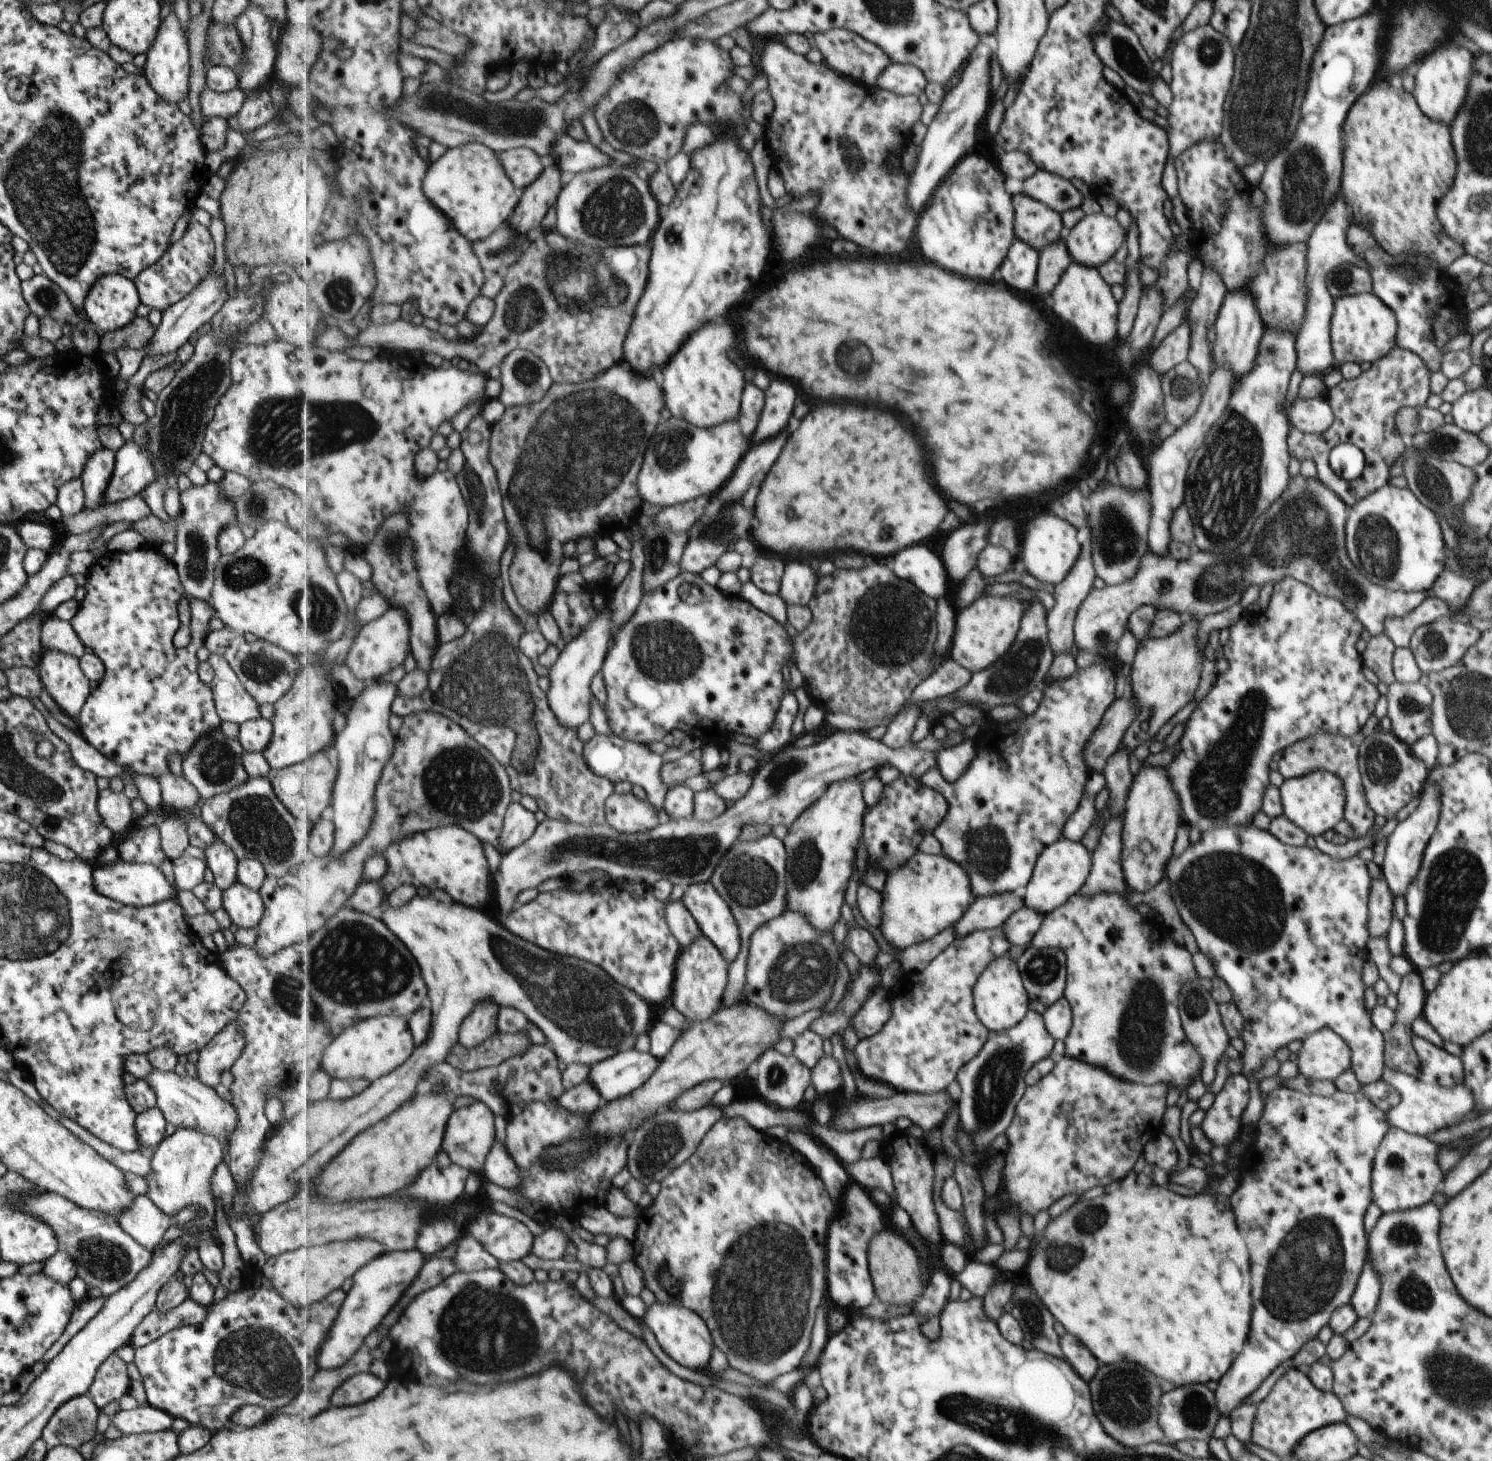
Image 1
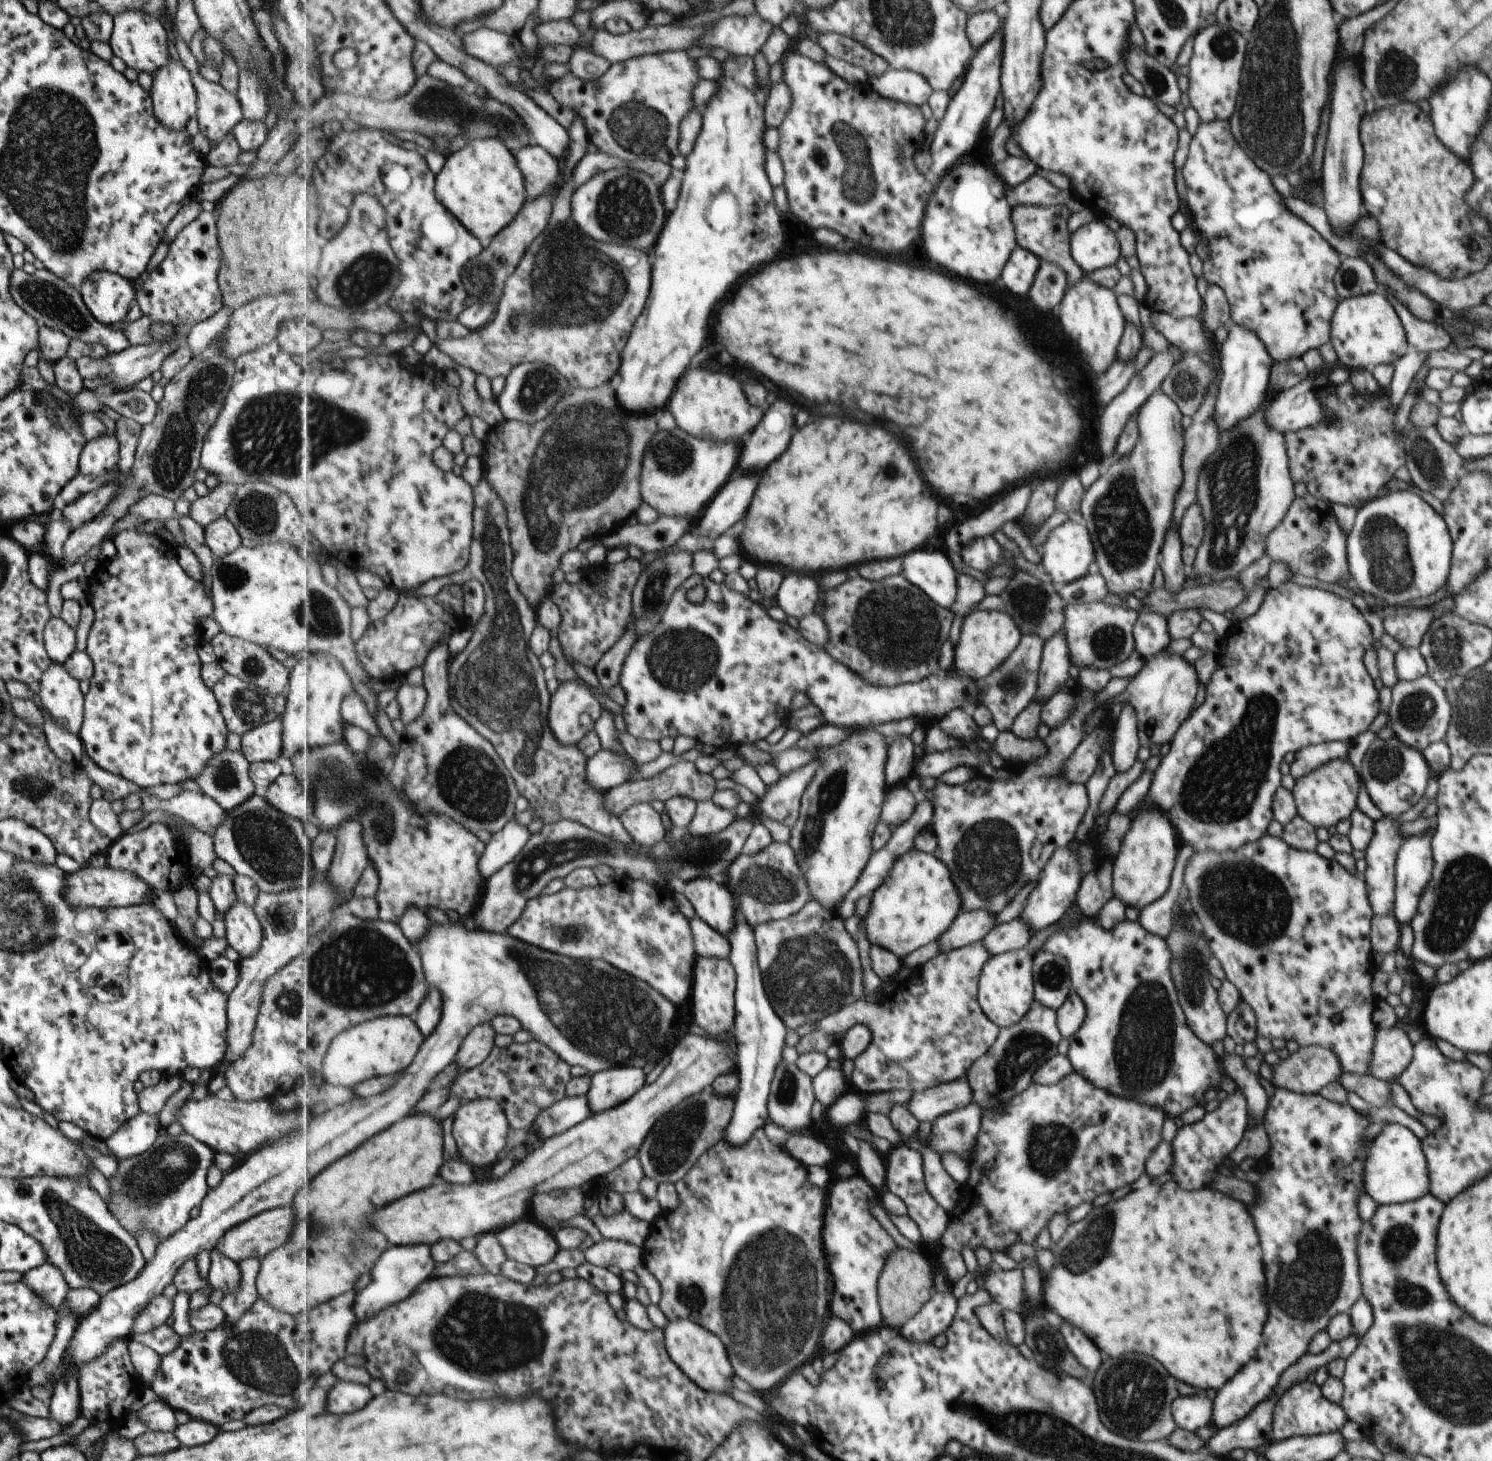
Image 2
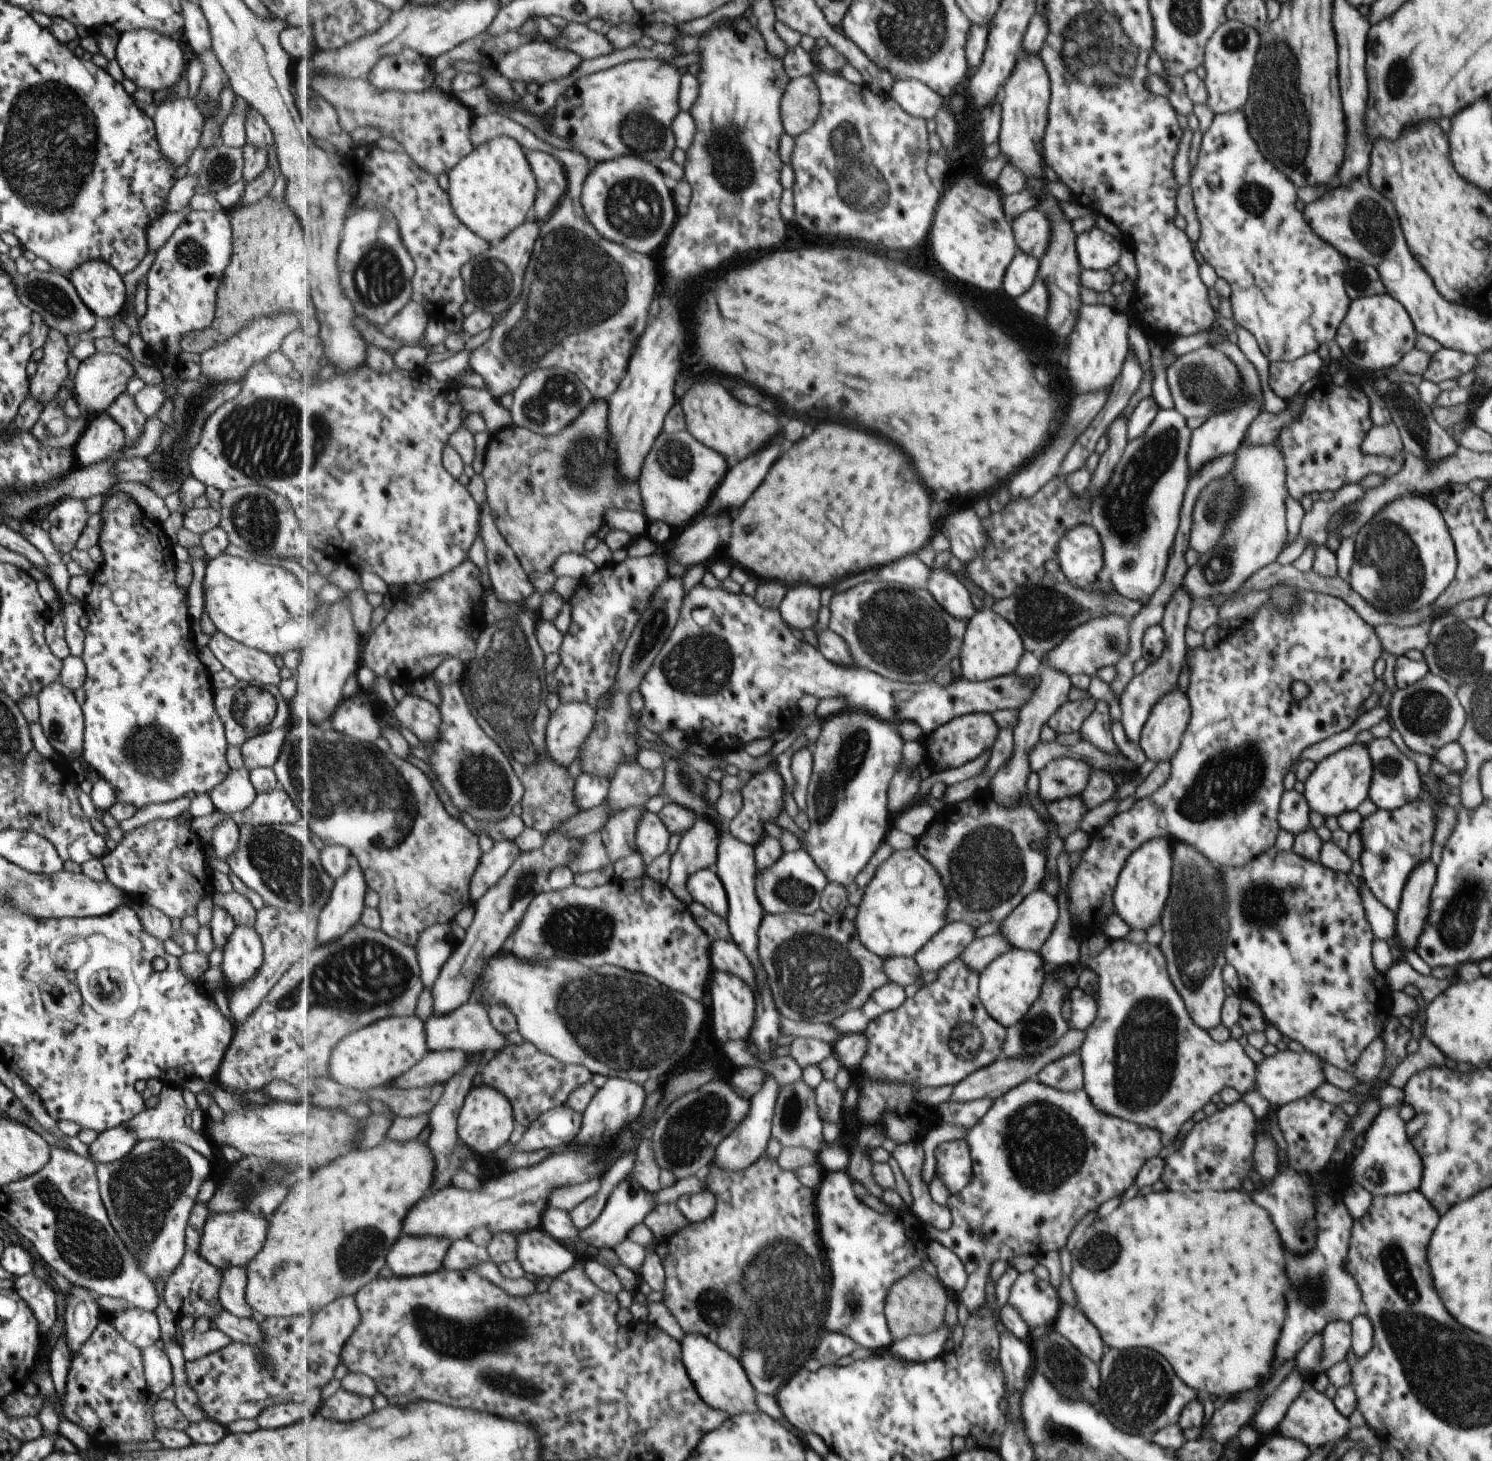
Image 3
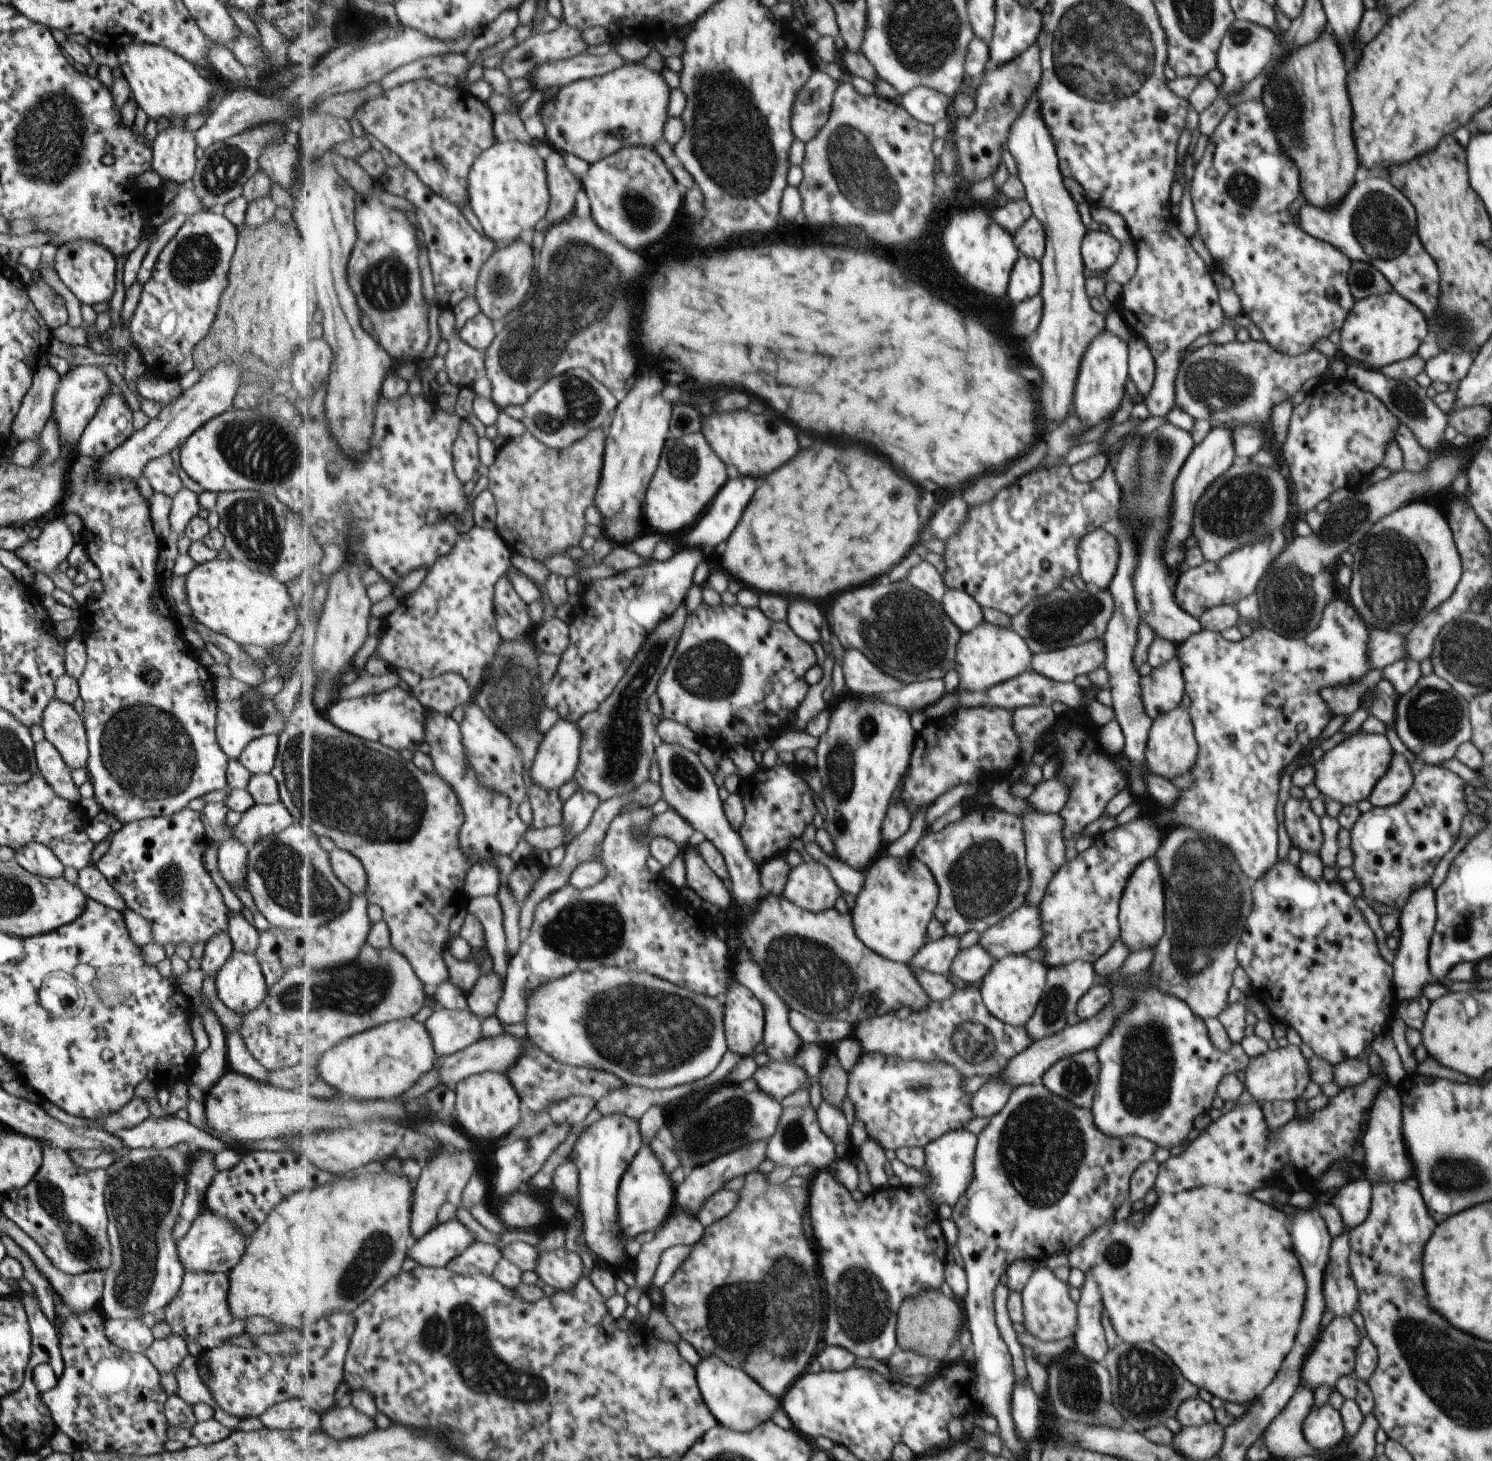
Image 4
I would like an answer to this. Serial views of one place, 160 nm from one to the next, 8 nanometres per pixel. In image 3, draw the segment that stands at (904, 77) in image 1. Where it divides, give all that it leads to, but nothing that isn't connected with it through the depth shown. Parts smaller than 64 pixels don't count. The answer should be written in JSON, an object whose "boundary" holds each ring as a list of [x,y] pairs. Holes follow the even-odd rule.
{"boundary":[[[917,79],[896,81],[891,95],[909,114],[914,117],[923,117],[927,120],[935,120],[944,104],[948,103],[948,100],[944,99],[938,92],[935,92],[930,86]]]}

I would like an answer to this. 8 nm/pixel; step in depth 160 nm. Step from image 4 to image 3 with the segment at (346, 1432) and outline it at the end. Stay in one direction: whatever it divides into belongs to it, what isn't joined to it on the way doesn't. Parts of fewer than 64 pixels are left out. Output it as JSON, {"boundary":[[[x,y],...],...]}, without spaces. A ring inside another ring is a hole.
{"boundary":[[[343,1388],[338,1390],[333,1398],[323,1401],[320,1408],[327,1420],[337,1420],[337,1422],[355,1422],[363,1416],[373,1414],[375,1410],[373,1400],[347,1392]]]}

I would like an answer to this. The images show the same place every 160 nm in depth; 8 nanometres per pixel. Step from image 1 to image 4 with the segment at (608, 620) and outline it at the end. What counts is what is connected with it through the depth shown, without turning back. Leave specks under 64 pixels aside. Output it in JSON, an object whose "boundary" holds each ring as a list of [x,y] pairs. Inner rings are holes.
{"boundary":[[[559,718],[540,742],[530,774],[532,780],[549,792],[559,791],[564,784],[572,781],[580,766],[582,739],[583,736],[578,723]]]}

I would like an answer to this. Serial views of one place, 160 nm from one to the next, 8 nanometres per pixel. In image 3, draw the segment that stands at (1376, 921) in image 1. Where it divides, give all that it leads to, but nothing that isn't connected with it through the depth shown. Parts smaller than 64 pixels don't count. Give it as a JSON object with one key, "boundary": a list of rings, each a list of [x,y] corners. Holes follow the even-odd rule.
{"boundary":[[[1425,787],[1421,788],[1420,795],[1410,803],[1390,811],[1376,809],[1361,819],[1357,832],[1363,842],[1363,850],[1358,860],[1362,870],[1362,882],[1391,912],[1399,908],[1401,894],[1410,873],[1421,863],[1429,861],[1433,824],[1435,800]]]}

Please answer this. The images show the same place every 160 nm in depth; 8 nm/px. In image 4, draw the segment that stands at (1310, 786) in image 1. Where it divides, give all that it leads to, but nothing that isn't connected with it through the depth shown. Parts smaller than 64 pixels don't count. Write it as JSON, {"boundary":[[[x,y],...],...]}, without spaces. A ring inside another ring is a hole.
{"boundary":[[[1361,729],[1356,733],[1341,740],[1333,748],[1326,750],[1322,757],[1315,761],[1312,766],[1315,768],[1314,786],[1319,791],[1321,798],[1327,797],[1331,800],[1341,802],[1343,805],[1355,805],[1359,800],[1367,799],[1372,792],[1372,788],[1386,774],[1395,752],[1391,749],[1385,734],[1365,732]]]}

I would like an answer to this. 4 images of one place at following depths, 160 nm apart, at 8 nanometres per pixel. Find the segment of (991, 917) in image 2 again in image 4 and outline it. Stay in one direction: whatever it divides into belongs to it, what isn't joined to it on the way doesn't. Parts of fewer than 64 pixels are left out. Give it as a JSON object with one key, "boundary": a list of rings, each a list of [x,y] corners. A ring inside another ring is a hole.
{"boundary":[[[945,935],[937,941],[928,942],[911,962],[911,968],[917,971],[929,971],[933,974],[949,975],[955,957],[961,950],[959,937]]]}

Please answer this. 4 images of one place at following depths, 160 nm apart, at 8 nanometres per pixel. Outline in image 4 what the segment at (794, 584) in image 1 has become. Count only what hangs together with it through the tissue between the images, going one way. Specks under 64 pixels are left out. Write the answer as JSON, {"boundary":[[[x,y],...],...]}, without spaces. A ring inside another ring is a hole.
{"boundary":[[[793,600],[788,608],[788,623],[798,637],[808,643],[821,640],[824,609],[809,600]]]}

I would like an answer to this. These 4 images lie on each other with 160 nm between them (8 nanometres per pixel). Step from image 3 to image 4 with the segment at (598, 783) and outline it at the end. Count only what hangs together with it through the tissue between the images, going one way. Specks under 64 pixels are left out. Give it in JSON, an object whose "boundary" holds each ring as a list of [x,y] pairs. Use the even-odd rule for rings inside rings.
{"boundary":[[[581,789],[564,803],[562,825],[566,830],[565,843],[569,844],[587,832],[600,804],[600,797]]]}

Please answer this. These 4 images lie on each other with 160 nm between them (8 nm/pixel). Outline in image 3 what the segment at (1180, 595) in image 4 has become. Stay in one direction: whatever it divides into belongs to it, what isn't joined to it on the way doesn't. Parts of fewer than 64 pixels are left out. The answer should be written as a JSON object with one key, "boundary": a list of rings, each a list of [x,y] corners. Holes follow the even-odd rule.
{"boundary":[[[1240,444],[1234,452],[1235,462],[1233,470],[1228,473],[1242,488],[1240,506],[1234,513],[1232,520],[1226,523],[1226,530],[1221,540],[1213,550],[1203,554],[1197,562],[1188,567],[1182,578],[1182,589],[1193,600],[1207,600],[1218,595],[1230,595],[1237,591],[1253,574],[1275,562],[1277,554],[1286,546],[1288,540],[1286,529],[1286,516],[1284,500],[1288,494],[1285,479],[1287,478],[1287,466],[1284,464],[1284,455],[1271,445],[1254,445],[1245,447]]]}

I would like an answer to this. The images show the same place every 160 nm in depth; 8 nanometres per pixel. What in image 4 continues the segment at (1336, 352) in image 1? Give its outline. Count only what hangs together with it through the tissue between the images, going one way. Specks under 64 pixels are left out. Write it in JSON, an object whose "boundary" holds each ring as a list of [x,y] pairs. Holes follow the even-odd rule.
{"boundary":[[[1393,290],[1353,303],[1352,310],[1348,312],[1339,329],[1337,347],[1343,354],[1352,358],[1353,362],[1365,364],[1375,370],[1413,356],[1423,338],[1427,336],[1427,326],[1421,310]]]}

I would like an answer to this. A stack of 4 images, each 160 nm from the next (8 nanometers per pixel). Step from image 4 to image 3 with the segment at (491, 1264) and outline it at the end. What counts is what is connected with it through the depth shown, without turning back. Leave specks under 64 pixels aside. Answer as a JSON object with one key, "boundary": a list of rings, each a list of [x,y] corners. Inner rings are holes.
{"boundary":[[[468,1237],[453,1242],[447,1251],[444,1268],[450,1271],[469,1271],[481,1263],[493,1263],[489,1249],[473,1244]]]}

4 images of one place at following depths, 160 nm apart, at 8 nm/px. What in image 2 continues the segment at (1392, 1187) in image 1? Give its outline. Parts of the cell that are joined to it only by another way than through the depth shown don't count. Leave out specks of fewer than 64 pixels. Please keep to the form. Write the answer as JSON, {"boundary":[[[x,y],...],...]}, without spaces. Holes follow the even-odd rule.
{"boundary":[[[1387,1123],[1374,1138],[1364,1162],[1365,1191],[1377,1205],[1405,1203],[1429,1192],[1426,1161],[1420,1141],[1403,1125]]]}

